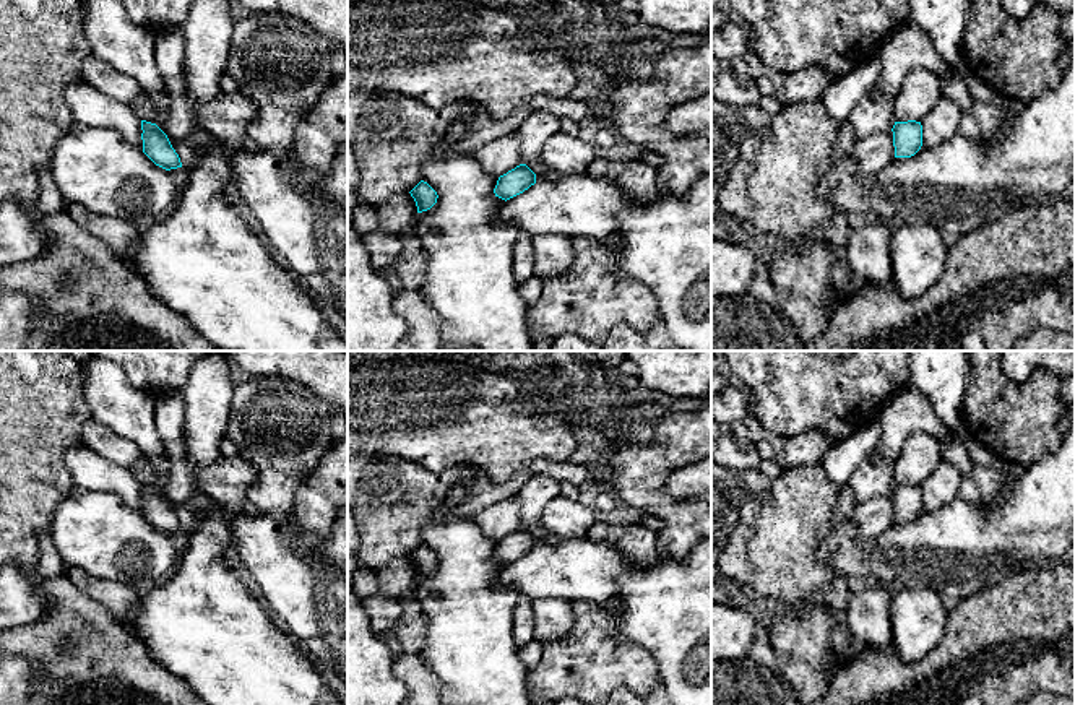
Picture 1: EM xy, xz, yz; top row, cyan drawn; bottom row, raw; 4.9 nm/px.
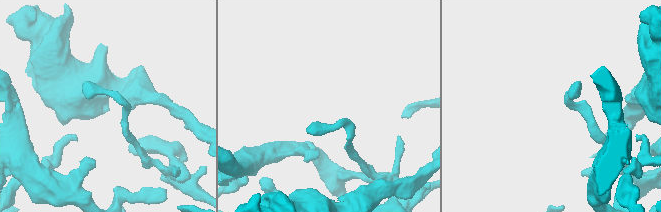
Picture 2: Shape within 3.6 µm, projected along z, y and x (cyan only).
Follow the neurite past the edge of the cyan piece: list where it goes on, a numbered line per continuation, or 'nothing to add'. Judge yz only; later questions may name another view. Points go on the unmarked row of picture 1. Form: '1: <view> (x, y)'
nothing to add

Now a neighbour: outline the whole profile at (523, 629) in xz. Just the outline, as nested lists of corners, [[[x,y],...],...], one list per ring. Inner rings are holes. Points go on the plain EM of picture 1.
[[[521,596],[513,611],[513,638],[518,647],[534,640],[533,601]]]

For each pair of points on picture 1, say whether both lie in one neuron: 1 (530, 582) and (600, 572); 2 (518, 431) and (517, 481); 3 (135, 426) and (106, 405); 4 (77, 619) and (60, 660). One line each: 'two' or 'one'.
1: one
2: two
3: one
4: one

